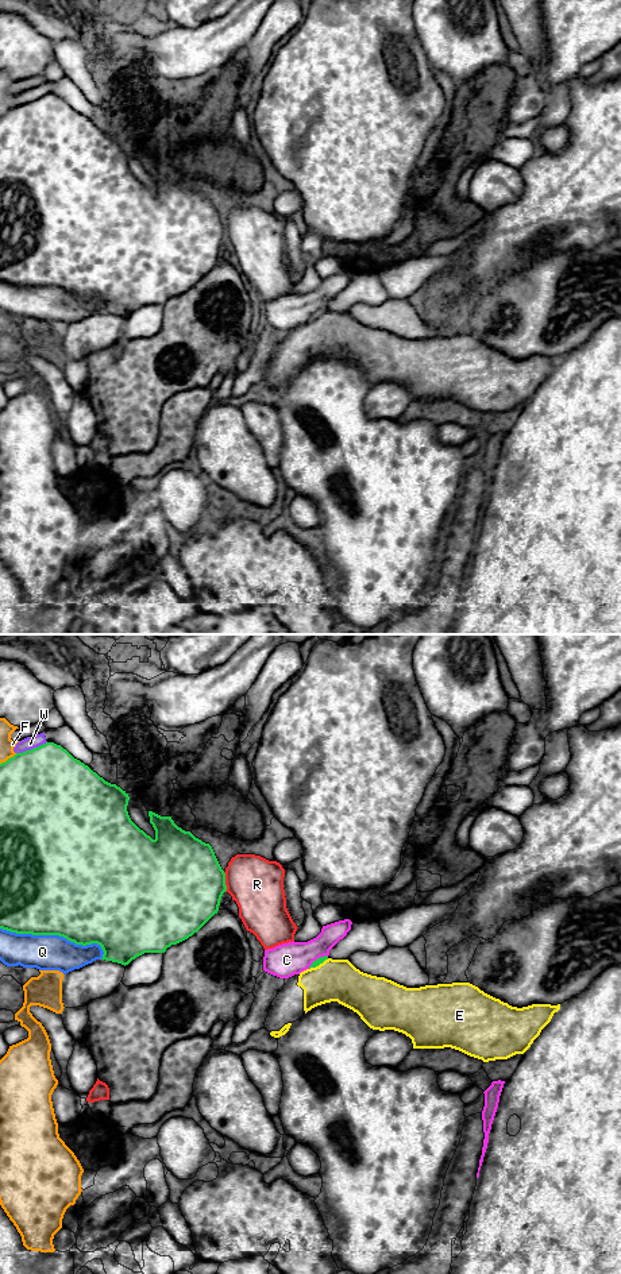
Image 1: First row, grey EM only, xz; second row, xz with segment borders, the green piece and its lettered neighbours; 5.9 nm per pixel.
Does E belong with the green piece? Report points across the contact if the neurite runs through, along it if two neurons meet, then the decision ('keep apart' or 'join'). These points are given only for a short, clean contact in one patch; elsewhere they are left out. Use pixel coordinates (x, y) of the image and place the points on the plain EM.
border along xz (328, 311), (309, 321); keep apart

